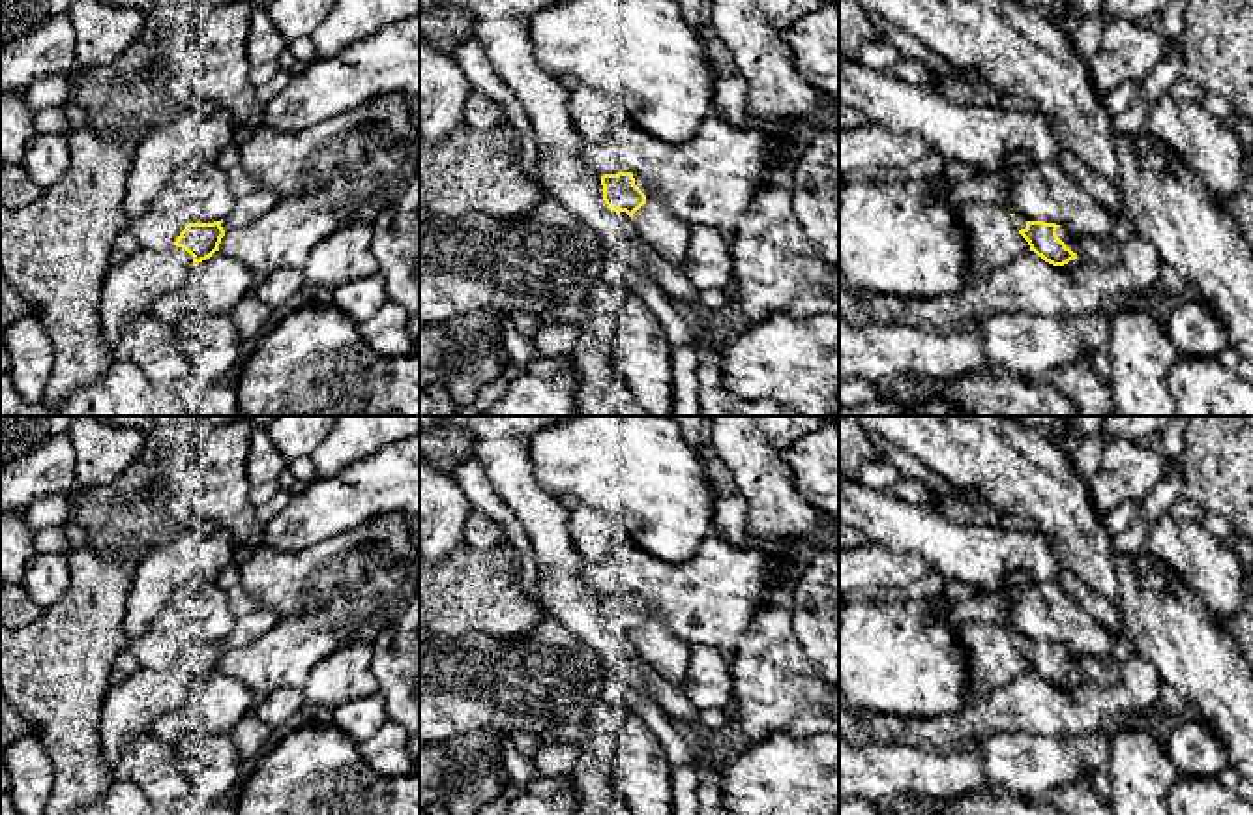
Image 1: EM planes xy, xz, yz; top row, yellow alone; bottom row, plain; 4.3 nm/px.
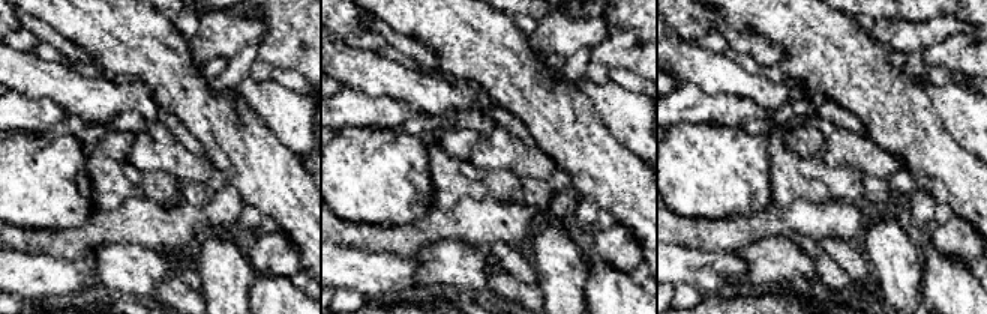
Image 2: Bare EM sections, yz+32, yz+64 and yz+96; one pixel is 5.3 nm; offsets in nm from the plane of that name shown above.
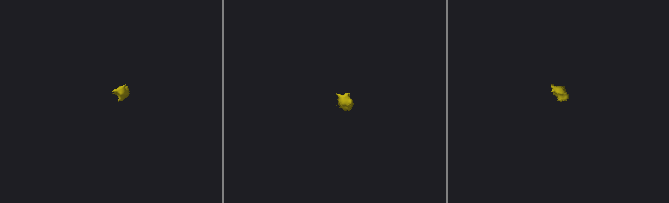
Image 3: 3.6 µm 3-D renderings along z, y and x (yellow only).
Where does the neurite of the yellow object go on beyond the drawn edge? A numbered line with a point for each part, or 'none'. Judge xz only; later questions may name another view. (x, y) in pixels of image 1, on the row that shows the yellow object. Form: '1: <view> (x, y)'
1: xz (658, 227)

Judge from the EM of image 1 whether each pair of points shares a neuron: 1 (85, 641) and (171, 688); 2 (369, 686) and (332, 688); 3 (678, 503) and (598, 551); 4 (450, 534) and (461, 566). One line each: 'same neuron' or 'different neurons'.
1: different neurons
2: same neuron
3: different neurons
4: different neurons

